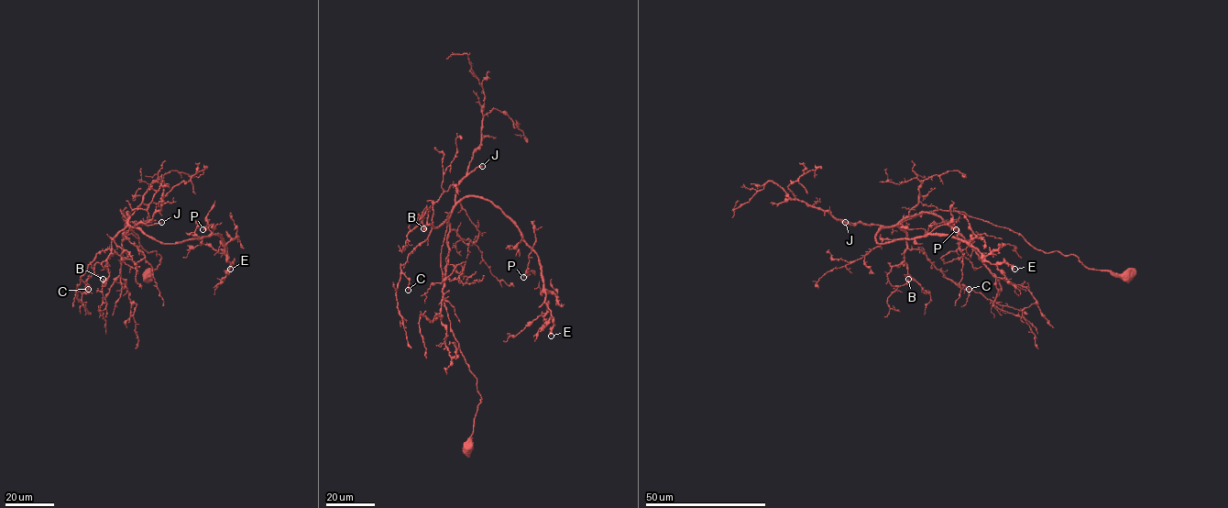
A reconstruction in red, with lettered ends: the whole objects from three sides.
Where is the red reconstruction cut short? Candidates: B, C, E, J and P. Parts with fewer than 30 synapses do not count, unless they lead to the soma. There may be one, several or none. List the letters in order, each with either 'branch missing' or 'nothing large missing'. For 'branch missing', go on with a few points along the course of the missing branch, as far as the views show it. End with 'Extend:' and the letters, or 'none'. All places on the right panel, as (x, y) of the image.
B: nothing large missing
C: nothing large missing
E: nothing large missing
J: branch missing; course (845, 222), (871, 209), (874, 219), (868, 231), (869, 227), (862, 222), (871, 220)
P: nothing large missing
Extend: J

